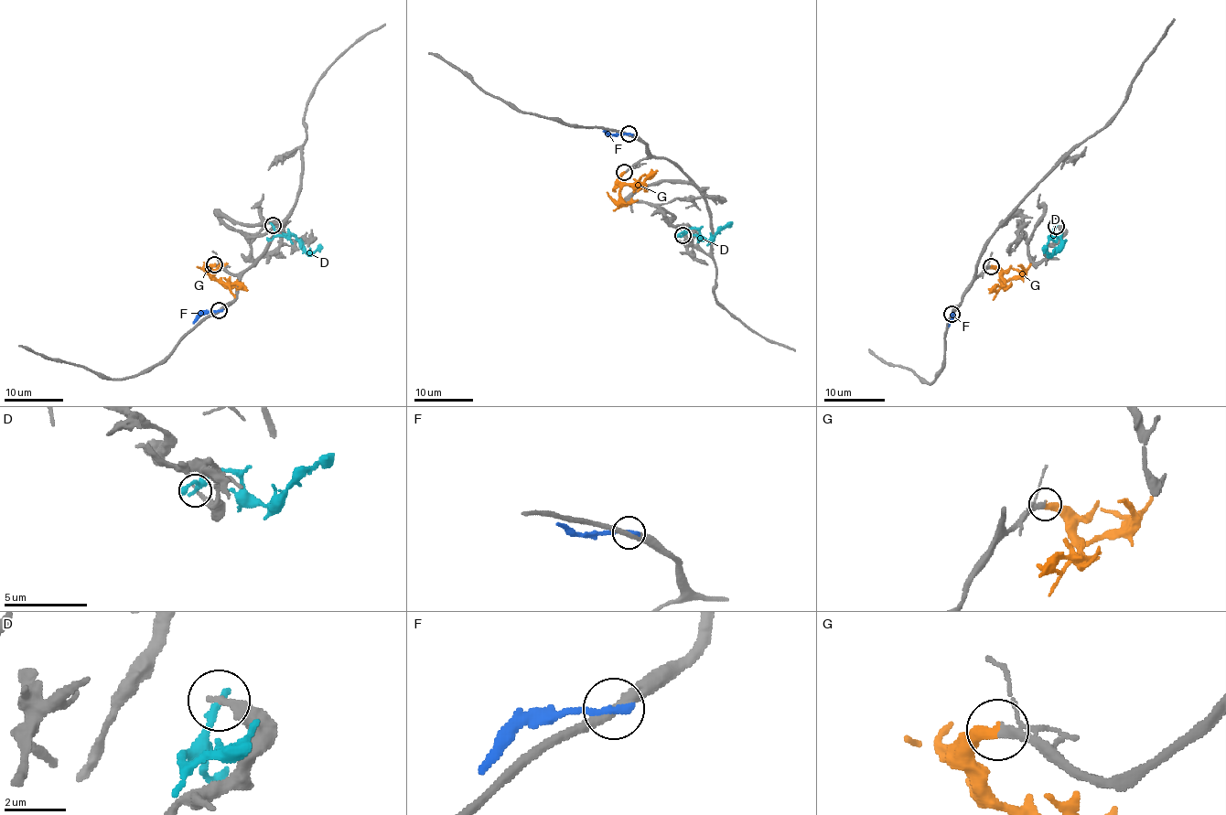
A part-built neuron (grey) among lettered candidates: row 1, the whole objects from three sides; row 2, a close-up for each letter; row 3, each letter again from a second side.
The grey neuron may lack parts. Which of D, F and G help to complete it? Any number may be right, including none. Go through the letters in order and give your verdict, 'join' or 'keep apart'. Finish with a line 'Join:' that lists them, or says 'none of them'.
D: keep apart
F: keep apart
G: join
Join: G

